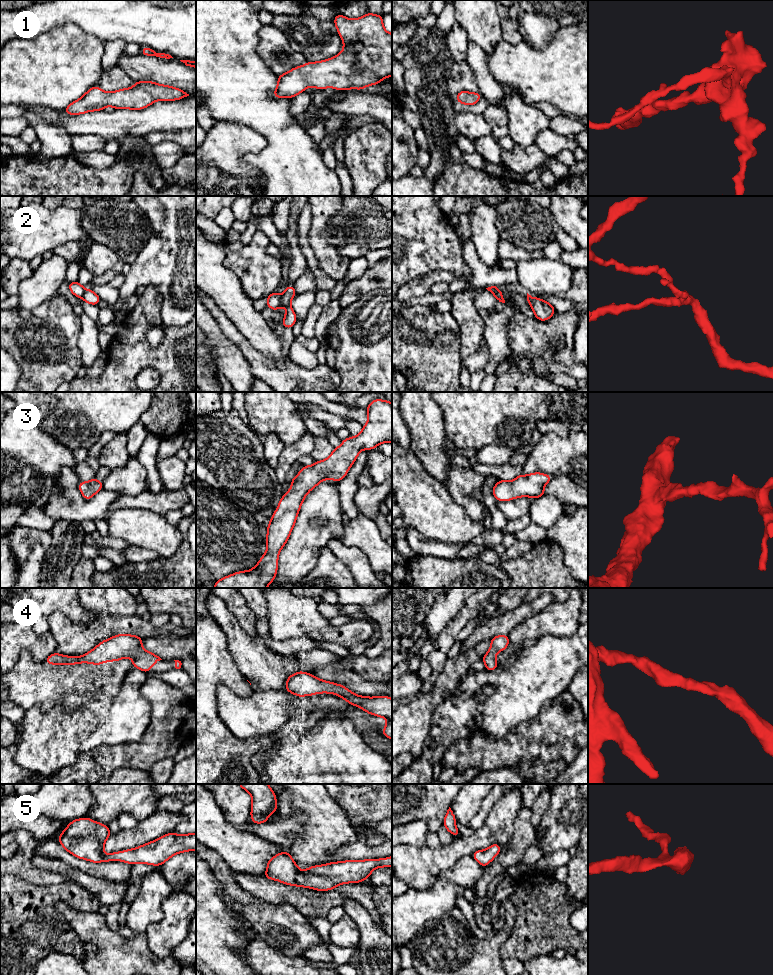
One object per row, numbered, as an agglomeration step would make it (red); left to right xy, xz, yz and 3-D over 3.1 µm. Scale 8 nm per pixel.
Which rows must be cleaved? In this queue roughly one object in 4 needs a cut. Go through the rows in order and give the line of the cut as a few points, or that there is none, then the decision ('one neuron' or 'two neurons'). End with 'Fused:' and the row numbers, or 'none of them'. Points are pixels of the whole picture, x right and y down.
1: cut none; one neuron
2: cut xz (282, 295), (280, 305); two neurons
3: cut none; one neuron
4: cut none; one neuron
5: cut none; one neuron
Fused: 2

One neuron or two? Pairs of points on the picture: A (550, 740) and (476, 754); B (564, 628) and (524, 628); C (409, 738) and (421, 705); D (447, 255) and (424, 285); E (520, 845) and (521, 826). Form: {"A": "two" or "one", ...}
{"A": "one", "B": "one", "C": "one", "D": "two", "E": "one"}

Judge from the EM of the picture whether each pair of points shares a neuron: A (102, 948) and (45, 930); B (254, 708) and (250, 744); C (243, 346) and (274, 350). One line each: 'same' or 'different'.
A: different
B: different
C: different

